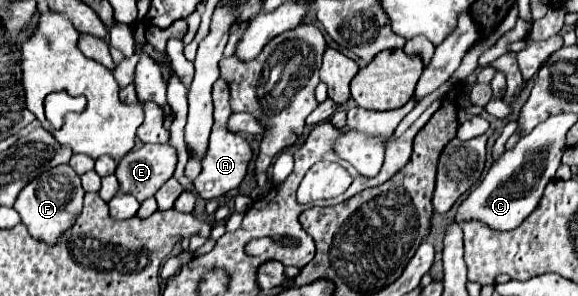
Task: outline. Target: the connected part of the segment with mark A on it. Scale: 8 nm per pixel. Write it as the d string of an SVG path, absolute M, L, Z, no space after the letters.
M218 79L214 83L214 89L212 89L212 101L214 101L214 127L212 127L212 133L210 133L210 143L208 143L208 151L202 159L202 171L200 175L194 179L194 187L196 187L196 193L198 197L210 201L210 199L216 199L216 197L222 197L226 195L228 191L236 189L242 179L246 177L246 171L248 171L248 165L252 161L252 147L250 143L242 137L242 135L236 135L236 133L230 133L228 127L226 127L226 121L230 119L232 115L232 109L230 109L230 95L228 95L228 81L226 79Z

